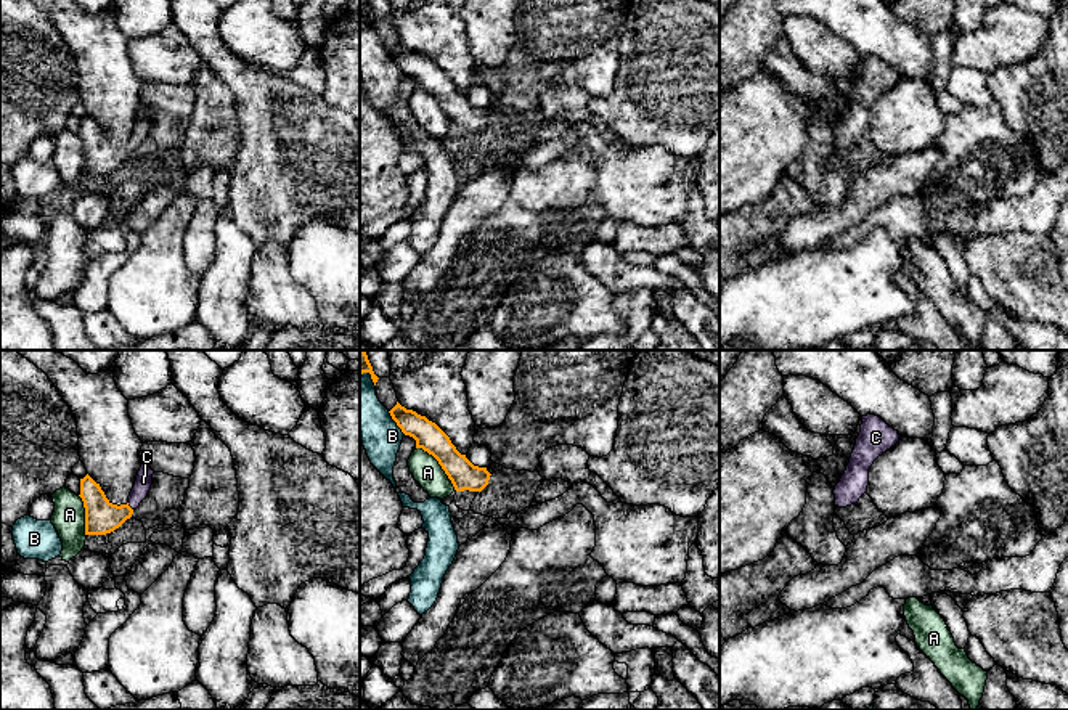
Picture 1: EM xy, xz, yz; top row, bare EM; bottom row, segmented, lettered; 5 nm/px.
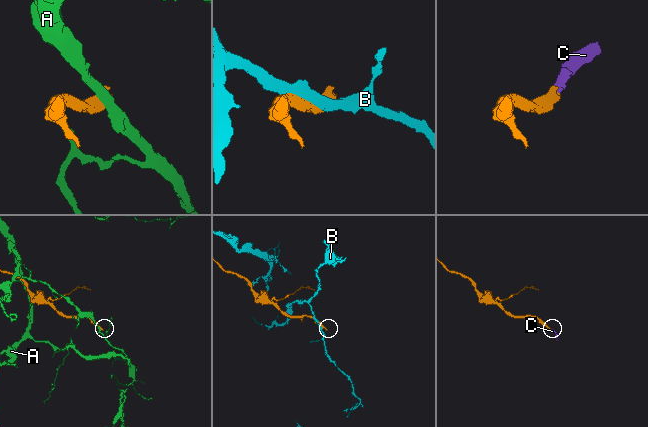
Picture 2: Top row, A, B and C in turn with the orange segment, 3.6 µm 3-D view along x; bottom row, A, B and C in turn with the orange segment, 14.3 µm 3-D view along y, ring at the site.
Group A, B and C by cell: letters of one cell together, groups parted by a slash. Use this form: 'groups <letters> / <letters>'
groups A / B / C

